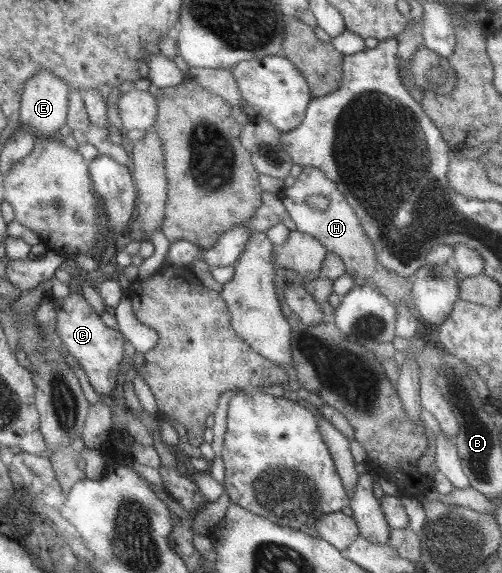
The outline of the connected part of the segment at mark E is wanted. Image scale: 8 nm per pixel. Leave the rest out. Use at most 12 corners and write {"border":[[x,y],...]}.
{"border":[[40,70],[22,88],[21,128],[59,137],[68,86]]}

